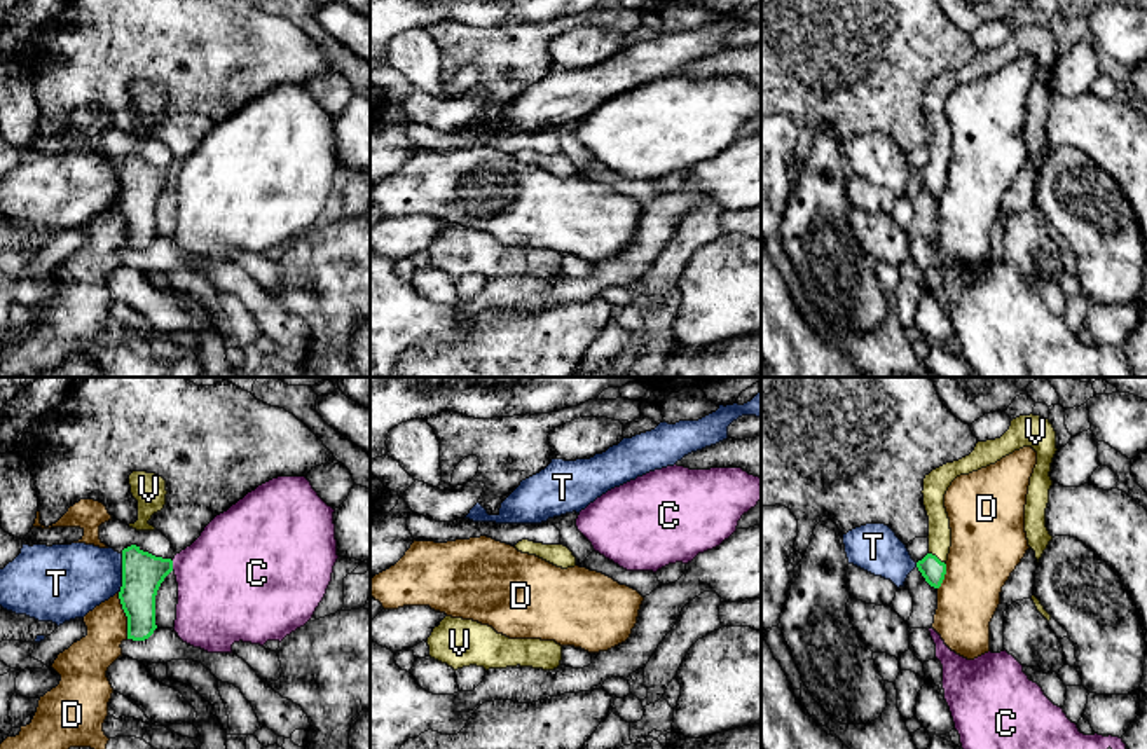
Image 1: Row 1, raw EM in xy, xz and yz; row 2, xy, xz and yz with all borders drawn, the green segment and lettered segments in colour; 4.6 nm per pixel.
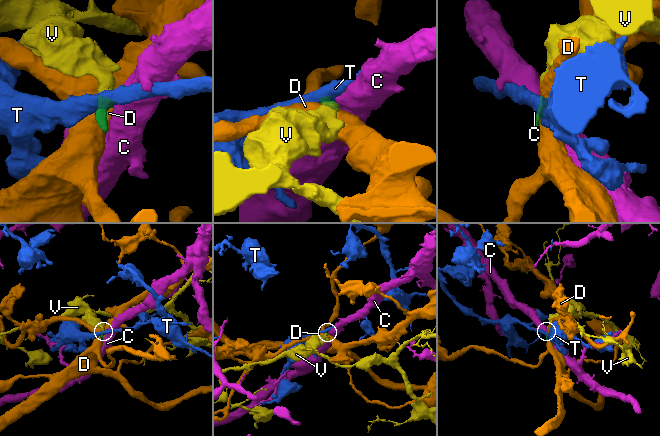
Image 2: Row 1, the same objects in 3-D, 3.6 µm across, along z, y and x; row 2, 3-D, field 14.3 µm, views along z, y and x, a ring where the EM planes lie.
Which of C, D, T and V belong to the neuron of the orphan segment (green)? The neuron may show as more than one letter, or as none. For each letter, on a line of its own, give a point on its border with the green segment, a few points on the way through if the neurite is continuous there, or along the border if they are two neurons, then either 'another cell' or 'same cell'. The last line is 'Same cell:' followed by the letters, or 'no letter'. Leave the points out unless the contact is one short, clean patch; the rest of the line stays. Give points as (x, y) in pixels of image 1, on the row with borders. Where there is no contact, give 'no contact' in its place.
C: contact xy (171, 566); border xy (171, 561), (173, 570); another cell
D: contact xy (126, 615); another cell
T: contact xy (123, 573); border xy (123, 554), (123, 585), (119, 592); another cell
V: contact yz (936, 557); way yz (933, 570), (936, 557), (940, 535); same cell
Same cell: V

